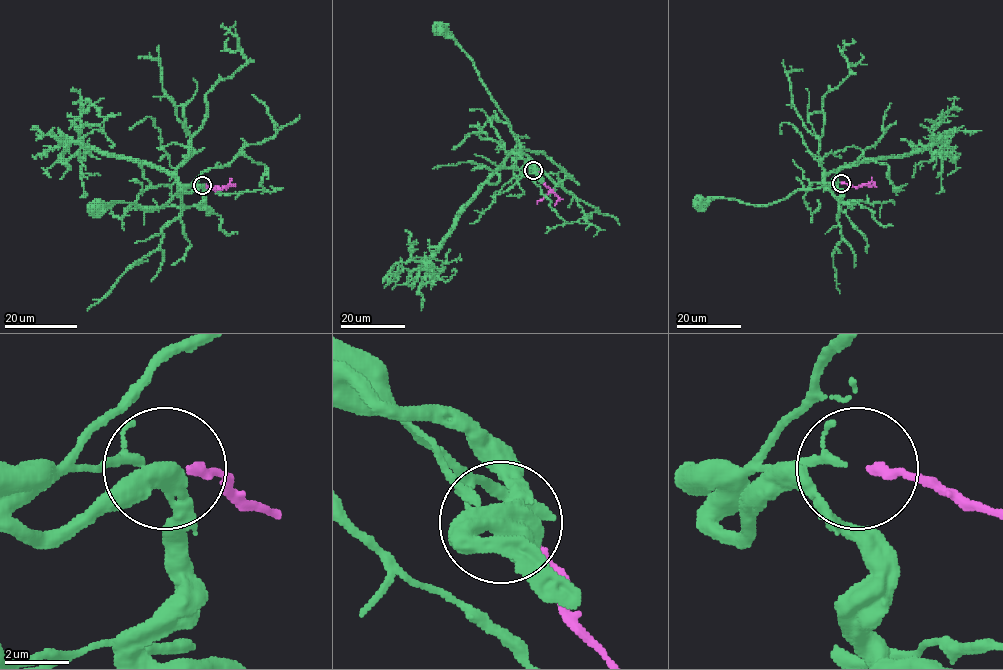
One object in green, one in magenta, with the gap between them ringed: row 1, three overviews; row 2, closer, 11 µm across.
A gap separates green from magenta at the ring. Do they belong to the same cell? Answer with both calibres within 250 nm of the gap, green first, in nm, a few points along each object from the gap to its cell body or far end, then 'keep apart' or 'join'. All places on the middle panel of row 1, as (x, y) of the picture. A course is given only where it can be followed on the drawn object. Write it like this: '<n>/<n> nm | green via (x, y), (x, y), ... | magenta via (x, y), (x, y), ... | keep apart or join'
200/280 nm | green via (531, 169), (515, 150), (511, 125), (480, 79), (471, 58), (441, 29) | magenta via (536, 170), (558, 198), (555, 205) | join

